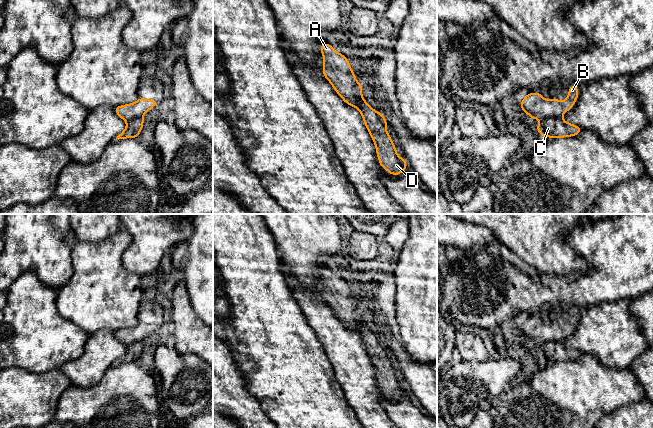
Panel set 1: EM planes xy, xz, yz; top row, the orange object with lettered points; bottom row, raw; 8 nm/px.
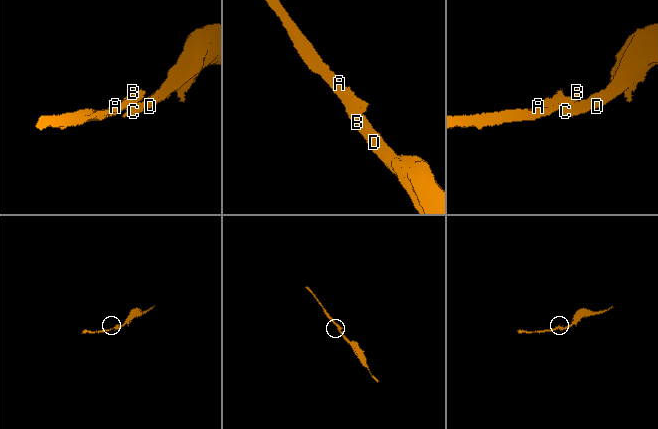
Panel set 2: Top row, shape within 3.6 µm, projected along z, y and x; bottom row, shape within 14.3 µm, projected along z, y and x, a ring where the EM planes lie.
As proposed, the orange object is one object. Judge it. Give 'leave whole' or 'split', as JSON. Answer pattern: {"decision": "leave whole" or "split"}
{"decision": "split"}

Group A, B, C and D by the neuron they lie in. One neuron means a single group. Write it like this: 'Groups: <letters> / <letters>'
Groups: A B / C D

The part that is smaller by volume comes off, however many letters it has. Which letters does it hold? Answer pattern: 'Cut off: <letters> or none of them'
Cut off: A, B

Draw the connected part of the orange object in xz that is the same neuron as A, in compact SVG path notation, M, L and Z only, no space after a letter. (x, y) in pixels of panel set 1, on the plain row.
M329 267L322 268L320 275L324 282L323 300L345 327L358 333L359 326L364 324L363 309L356 304L349 283L335 275Z

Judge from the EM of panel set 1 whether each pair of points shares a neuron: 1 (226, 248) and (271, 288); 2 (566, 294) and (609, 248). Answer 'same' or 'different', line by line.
1: same
2: same

